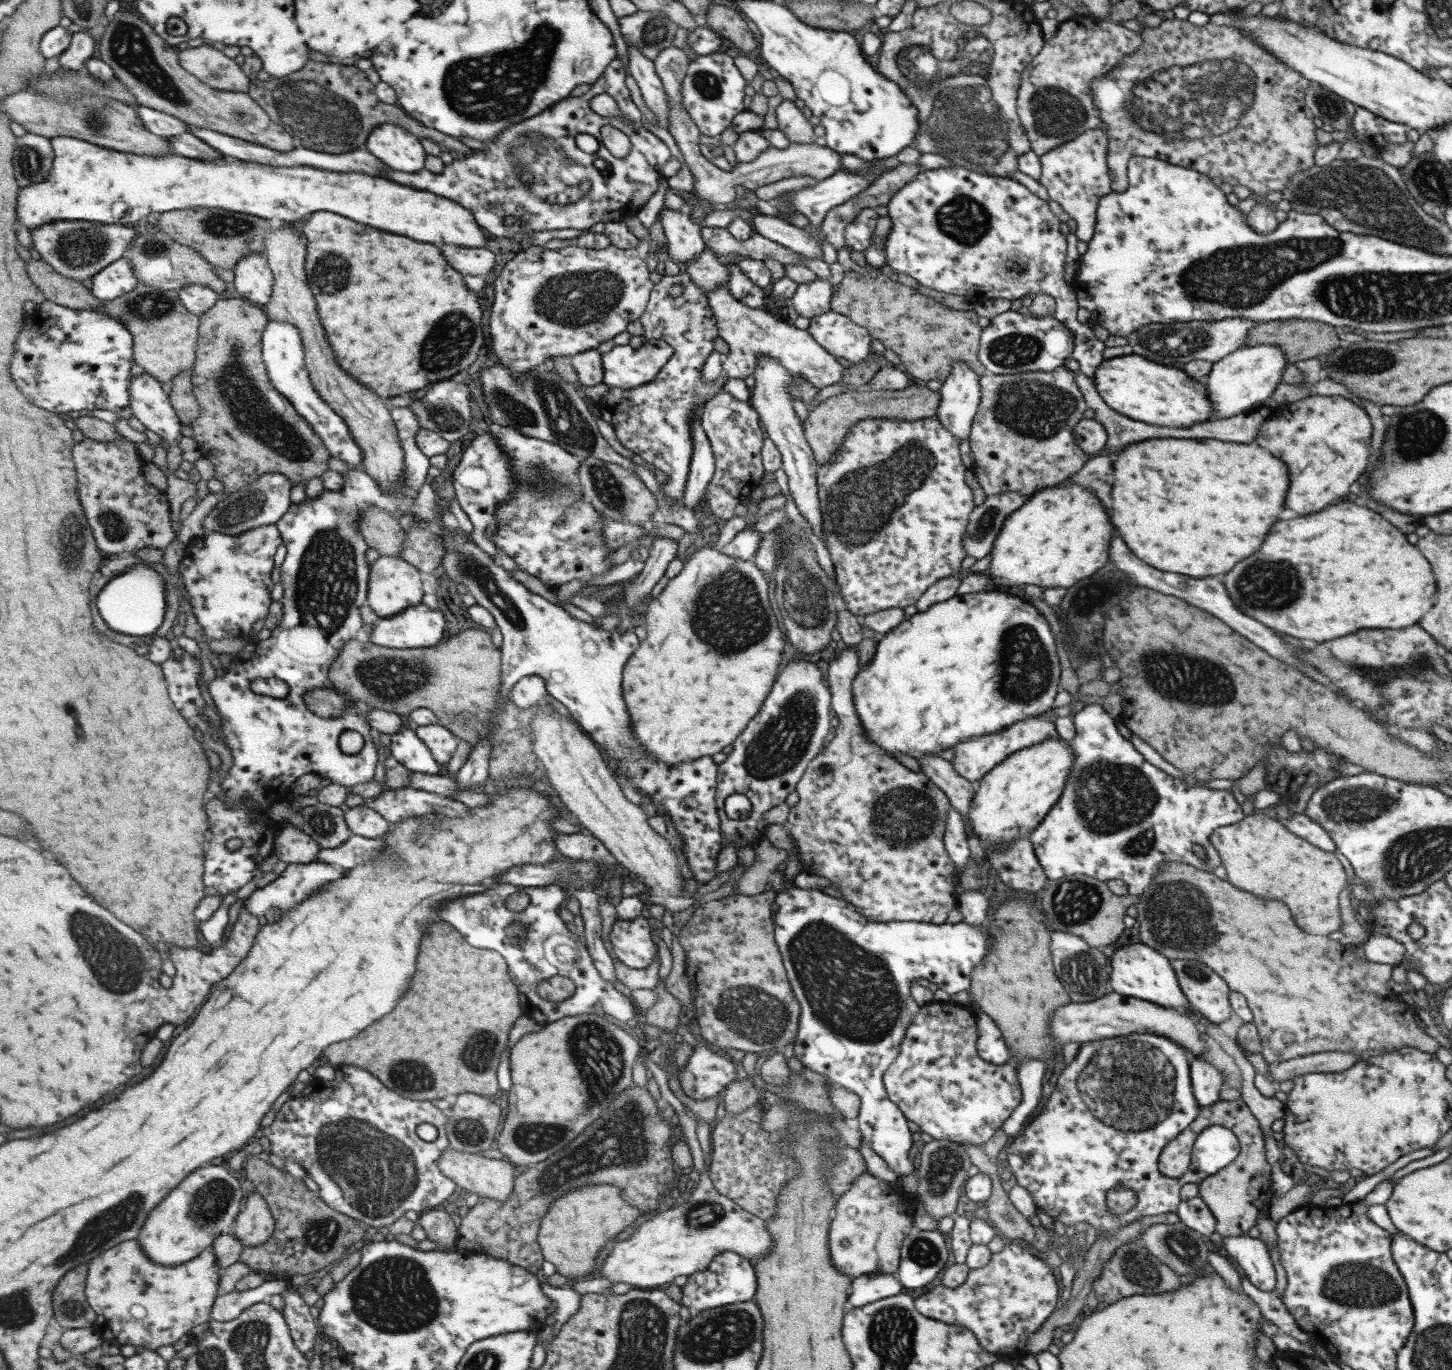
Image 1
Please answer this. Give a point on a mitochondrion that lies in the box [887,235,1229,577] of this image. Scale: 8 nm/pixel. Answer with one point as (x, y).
(1033, 409)

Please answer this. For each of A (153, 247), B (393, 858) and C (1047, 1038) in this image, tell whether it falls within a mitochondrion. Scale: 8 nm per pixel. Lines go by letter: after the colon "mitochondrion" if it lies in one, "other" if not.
A: mitochondrion
B: other
C: other

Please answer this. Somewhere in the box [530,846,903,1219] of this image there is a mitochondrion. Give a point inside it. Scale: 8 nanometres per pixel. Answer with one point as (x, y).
(751, 1012)

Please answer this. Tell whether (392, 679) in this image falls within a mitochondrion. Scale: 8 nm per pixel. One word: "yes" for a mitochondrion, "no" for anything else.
yes

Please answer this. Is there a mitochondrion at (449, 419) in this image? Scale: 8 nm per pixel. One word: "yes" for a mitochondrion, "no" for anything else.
yes

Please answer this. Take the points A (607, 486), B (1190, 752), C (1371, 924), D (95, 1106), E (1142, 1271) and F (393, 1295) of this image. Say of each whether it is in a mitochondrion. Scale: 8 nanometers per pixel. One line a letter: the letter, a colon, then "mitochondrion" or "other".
A: mitochondrion
B: other
C: other
D: other
E: mitochondrion
F: mitochondrion

